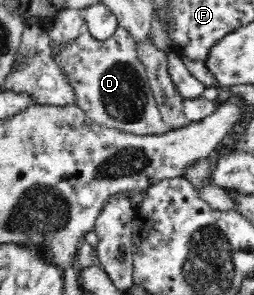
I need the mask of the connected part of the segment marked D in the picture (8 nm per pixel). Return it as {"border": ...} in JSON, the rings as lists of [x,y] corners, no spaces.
{"border":[[[119,25],[115,34],[104,41],[95,40],[88,31],[84,30],[79,36],[69,39],[56,49],[51,50],[51,55],[65,75],[67,84],[72,88],[74,104],[79,105],[85,114],[97,124],[115,127],[138,135],[165,134],[175,128],[170,128],[160,116],[153,91],[148,85],[149,77],[146,75],[144,66],[136,59],[135,41],[130,30]]]}

